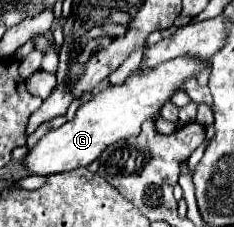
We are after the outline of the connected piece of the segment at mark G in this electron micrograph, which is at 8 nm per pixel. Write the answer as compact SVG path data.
M178 57L158 65L156 69L130 73L130 77L124 83L102 89L90 101L86 99L72 121L66 121L60 129L52 129L46 135L42 135L40 141L20 161L22 167L30 175L40 177L66 173L78 167L88 167L108 145L138 135L142 123L146 119L156 119L162 105L170 99L172 93L178 91L178 85L188 77L196 77L196 73L204 69L204 65L206 61L200 59Z

